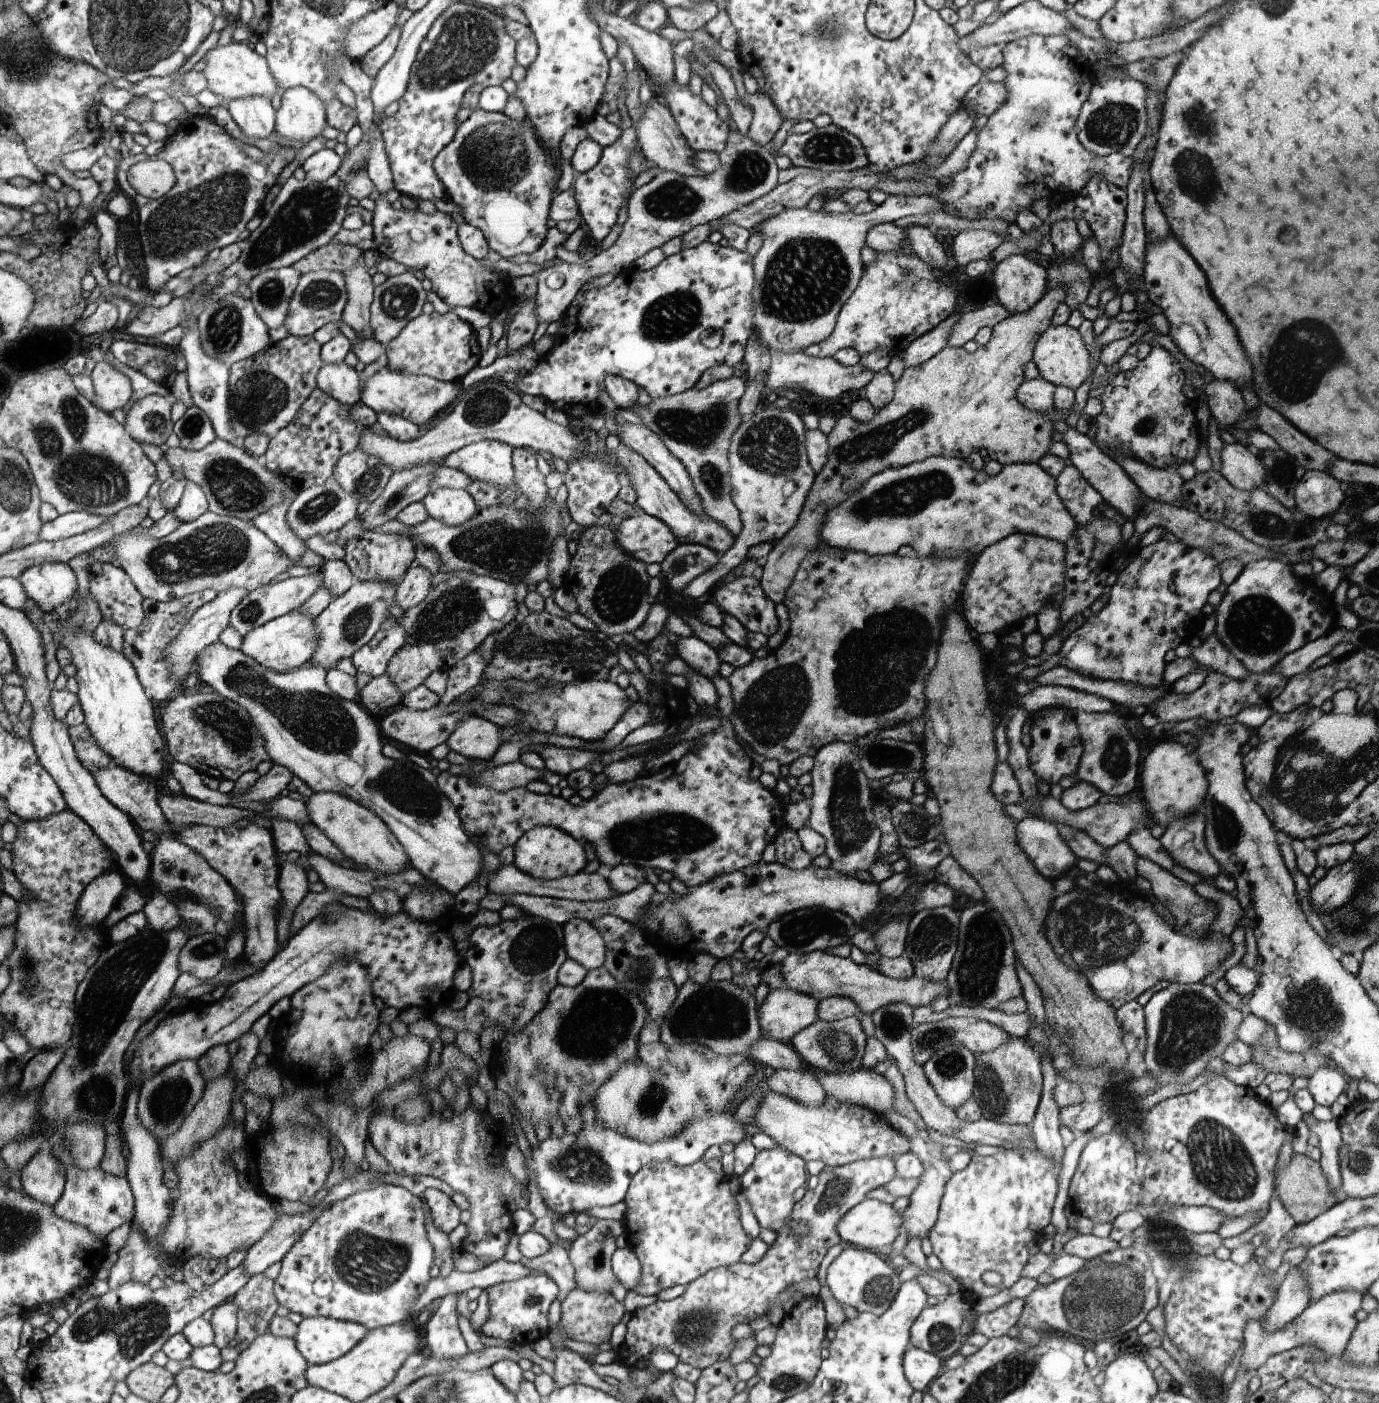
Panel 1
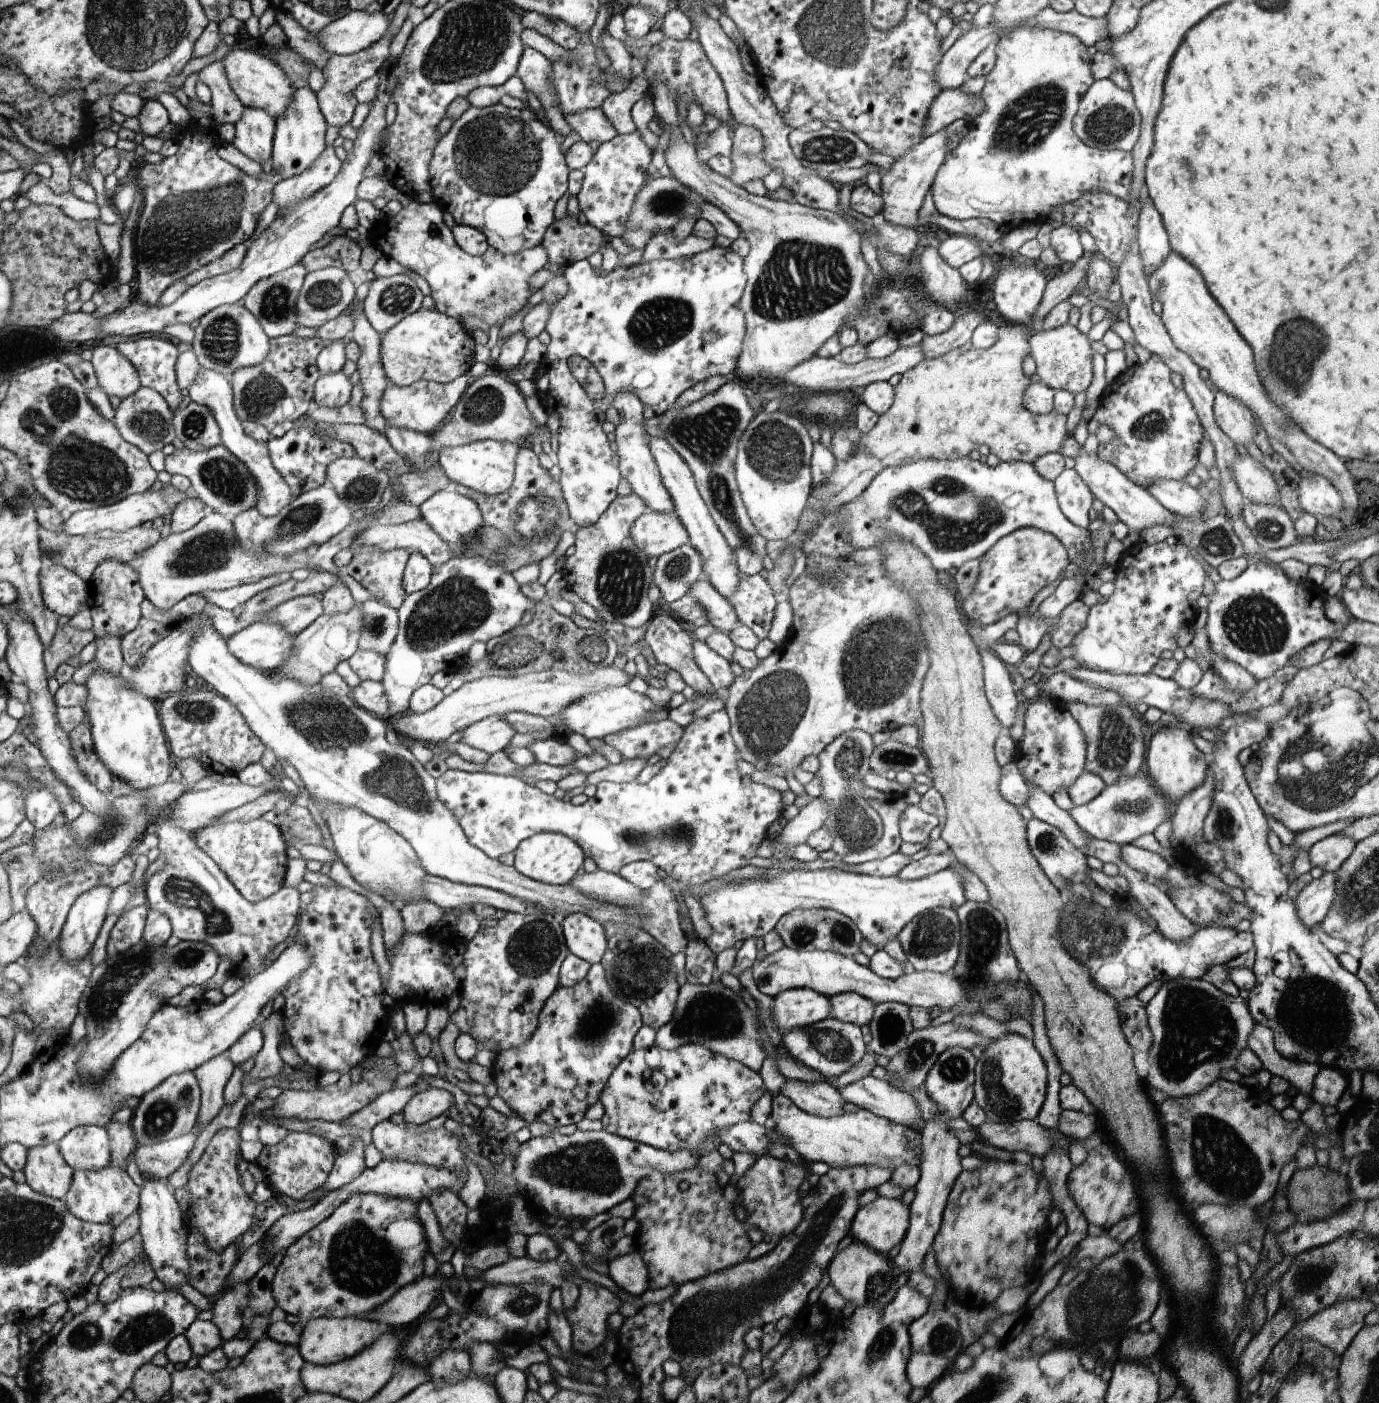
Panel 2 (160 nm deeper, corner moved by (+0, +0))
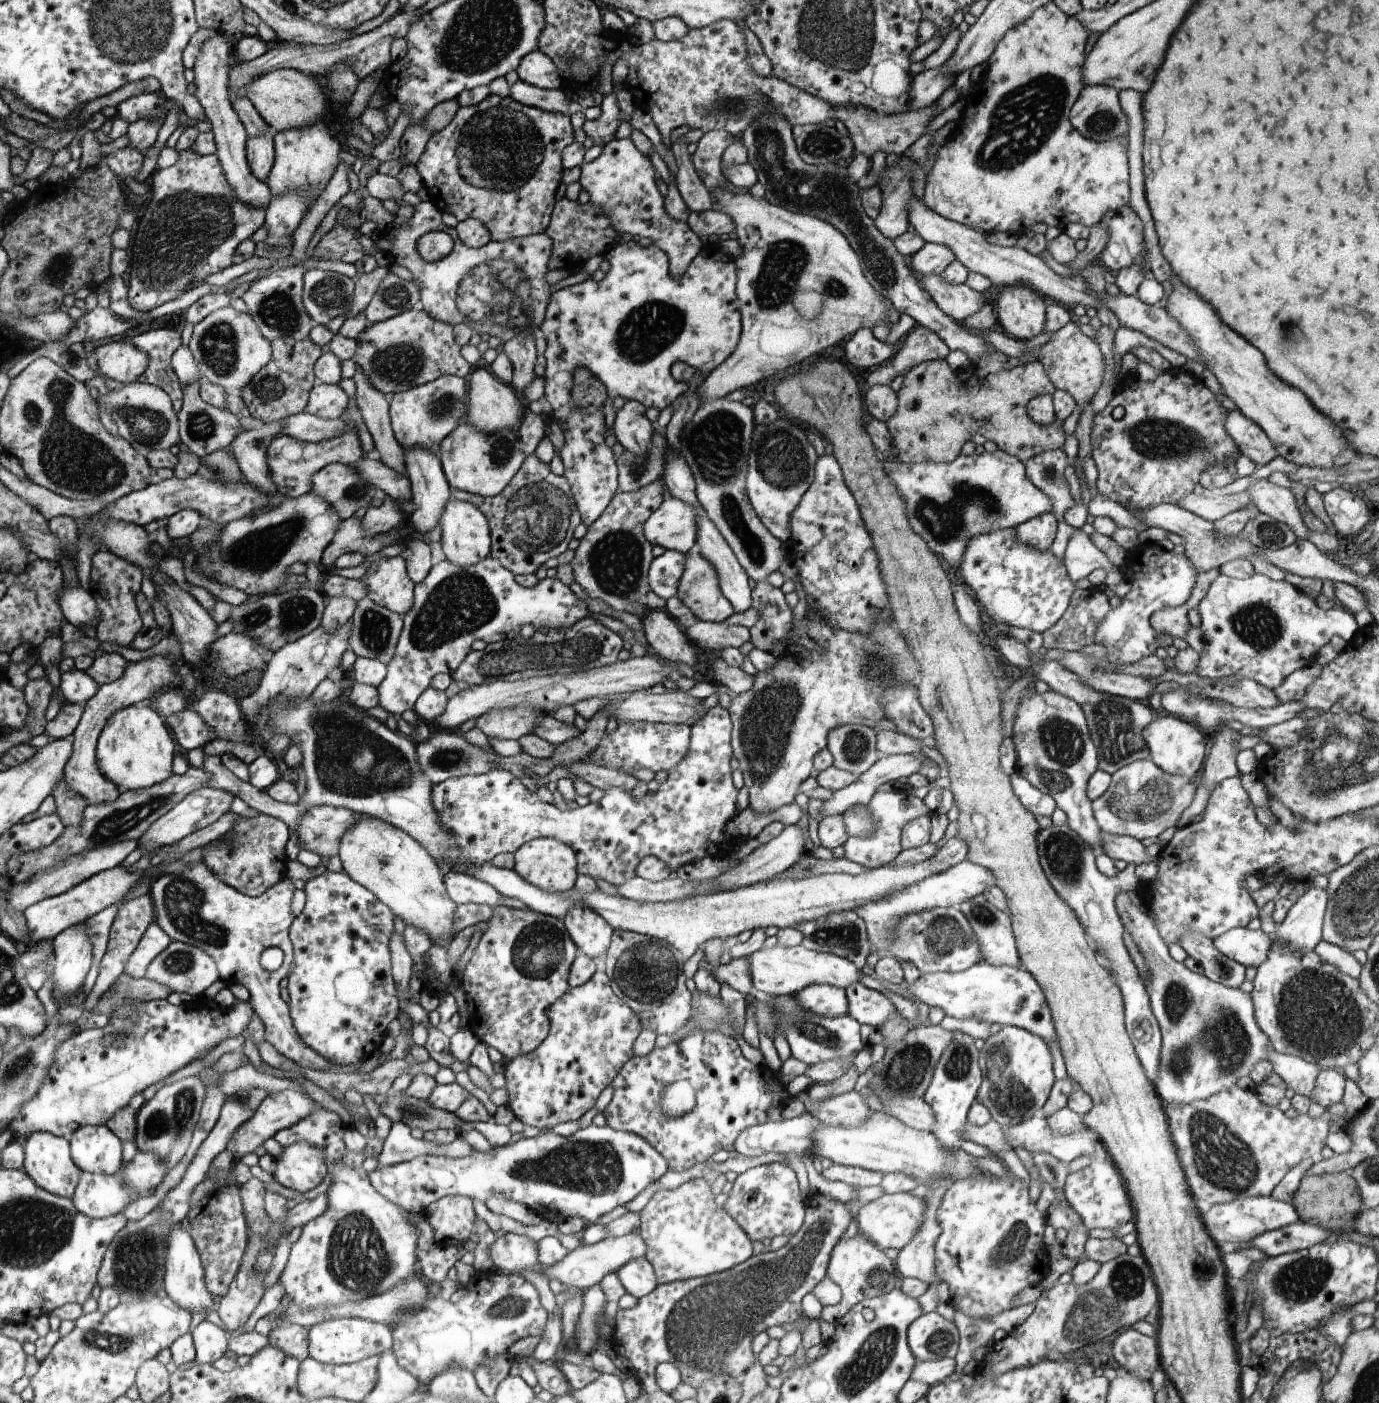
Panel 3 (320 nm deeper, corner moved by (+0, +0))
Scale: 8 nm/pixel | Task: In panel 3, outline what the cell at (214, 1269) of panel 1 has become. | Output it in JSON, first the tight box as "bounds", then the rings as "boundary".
{"bounds":[182,1181,247,1297],"boundary":[[[230,1181],[226,1186],[218,1186],[206,1199],[190,1209],[182,1226],[194,1236],[195,1246],[205,1268],[205,1282],[212,1296],[223,1297],[238,1272],[247,1243],[247,1224],[239,1185]]]}

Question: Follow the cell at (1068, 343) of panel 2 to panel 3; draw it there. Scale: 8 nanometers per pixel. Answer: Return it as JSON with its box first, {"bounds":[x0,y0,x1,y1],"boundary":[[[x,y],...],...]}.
{"bounds":[1040,320,1104,412],"boundary":[[[1075,320],[1057,330],[1052,334],[1050,341],[1040,347],[1040,364],[1044,367],[1048,378],[1057,389],[1072,395],[1080,412],[1091,402],[1102,384],[1104,357],[1100,351],[1095,339],[1083,334],[1075,324]]]}

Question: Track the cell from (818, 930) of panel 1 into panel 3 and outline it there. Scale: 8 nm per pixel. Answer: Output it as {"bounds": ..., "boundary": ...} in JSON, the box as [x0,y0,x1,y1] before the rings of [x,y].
{"bounds":[794,911,871,971],"boundary":[[[842,911],[818,917],[816,920],[800,923],[794,929],[800,930],[804,935],[801,942],[808,950],[821,953],[834,953],[853,962],[860,971],[866,964],[866,957],[871,952],[867,938],[865,922],[858,916],[856,911]]]}

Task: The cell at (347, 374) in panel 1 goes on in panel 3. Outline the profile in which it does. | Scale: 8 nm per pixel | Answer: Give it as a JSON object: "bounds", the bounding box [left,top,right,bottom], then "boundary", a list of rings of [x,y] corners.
{"bounds":[303,381,348,420],"boundary":[[[316,381],[303,412],[324,420],[340,419],[348,406],[348,398],[338,384],[327,385]]]}

